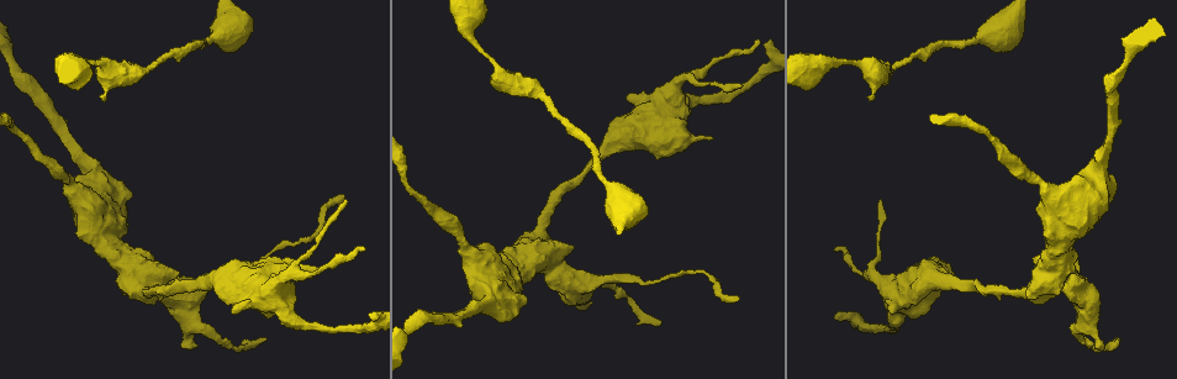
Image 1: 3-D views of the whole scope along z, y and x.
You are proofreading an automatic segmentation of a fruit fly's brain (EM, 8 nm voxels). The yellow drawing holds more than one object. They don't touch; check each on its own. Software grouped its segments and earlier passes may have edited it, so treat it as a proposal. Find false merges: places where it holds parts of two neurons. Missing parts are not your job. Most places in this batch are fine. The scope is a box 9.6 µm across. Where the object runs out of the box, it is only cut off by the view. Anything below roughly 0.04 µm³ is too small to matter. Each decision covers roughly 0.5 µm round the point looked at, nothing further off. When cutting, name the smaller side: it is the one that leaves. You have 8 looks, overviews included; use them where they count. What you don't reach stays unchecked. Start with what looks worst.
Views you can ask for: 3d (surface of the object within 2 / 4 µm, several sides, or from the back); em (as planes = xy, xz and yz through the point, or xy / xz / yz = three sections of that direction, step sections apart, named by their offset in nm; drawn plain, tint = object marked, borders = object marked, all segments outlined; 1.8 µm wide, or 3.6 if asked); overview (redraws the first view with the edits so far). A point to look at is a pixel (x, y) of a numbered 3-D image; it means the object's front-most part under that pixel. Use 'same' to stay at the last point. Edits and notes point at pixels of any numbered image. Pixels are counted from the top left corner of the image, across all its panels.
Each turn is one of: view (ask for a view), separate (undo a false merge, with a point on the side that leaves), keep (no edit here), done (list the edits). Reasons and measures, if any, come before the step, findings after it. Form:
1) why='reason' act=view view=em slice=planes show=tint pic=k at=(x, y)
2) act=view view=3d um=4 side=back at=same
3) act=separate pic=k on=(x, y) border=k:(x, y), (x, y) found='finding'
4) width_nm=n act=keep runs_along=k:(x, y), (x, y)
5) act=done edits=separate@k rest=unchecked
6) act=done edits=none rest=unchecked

why='calibre changes' act=view view=3d um=4 pic=1 at=(493, 304)

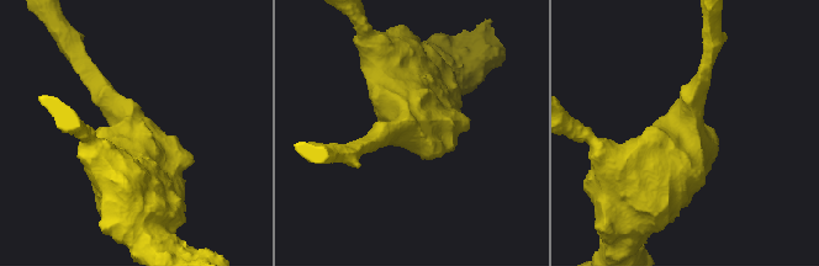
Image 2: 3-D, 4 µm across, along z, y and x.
act=view view=em um=3.6 slice=planes show=borders pic=2 at=(413, 128)

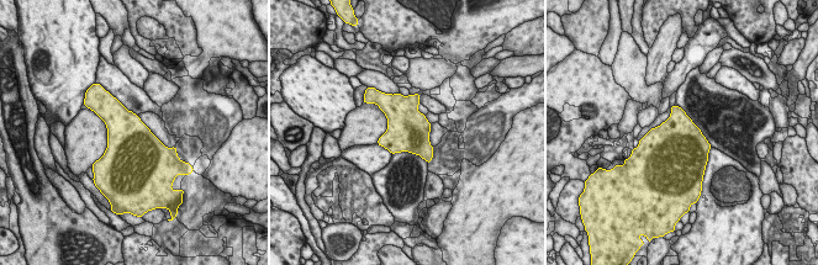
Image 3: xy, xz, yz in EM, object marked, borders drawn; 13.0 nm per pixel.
act=keep found='all the same neuron'

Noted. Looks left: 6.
why='sharp bend' act=view view=em um=3.6 slice=planes show=tint pic=1 at=(141, 283)

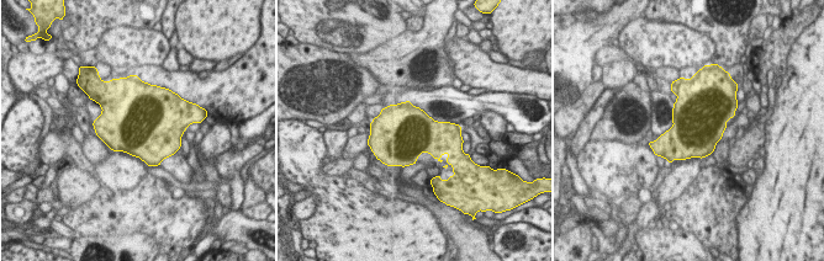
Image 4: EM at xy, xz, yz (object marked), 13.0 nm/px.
act=keep found='continuous, no second neuron'

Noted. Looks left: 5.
why='closes a loop' act=view view=em slice=planes show=tint pic=1 at=(617, 137)

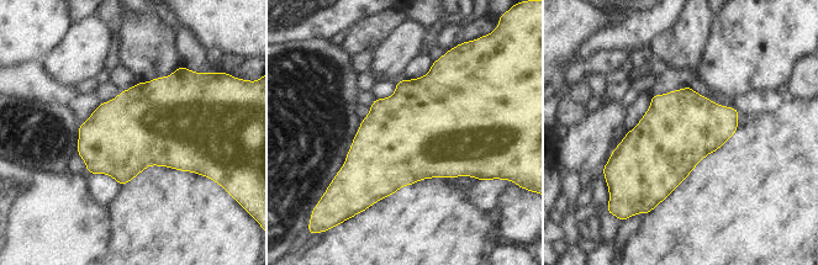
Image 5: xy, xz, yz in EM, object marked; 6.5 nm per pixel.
act=keep found='one neuron here'

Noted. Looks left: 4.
act=done edits=none rest=unchecked

